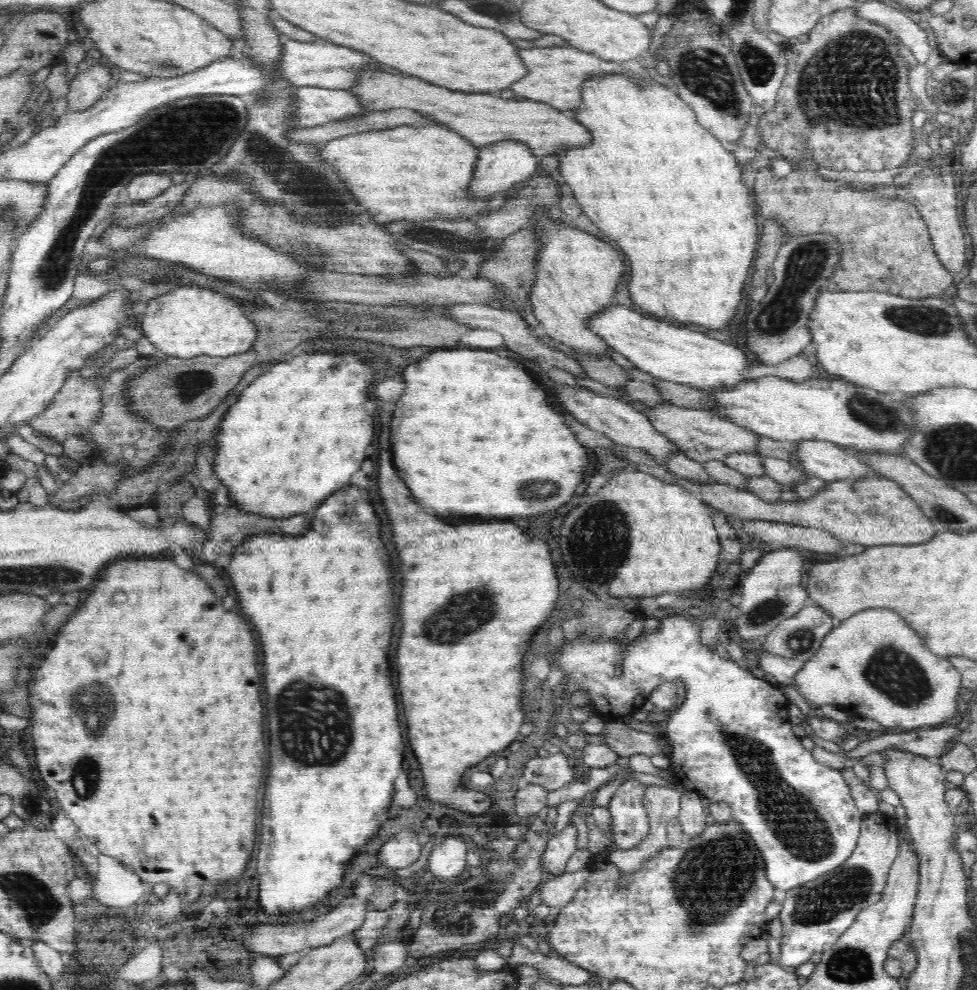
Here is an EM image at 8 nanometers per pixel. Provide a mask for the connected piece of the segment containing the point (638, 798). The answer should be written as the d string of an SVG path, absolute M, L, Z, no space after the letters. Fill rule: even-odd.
M633 778L624 779L607 808L612 813L613 843L622 850L638 846L650 832L648 813L644 809L644 791L648 786Z

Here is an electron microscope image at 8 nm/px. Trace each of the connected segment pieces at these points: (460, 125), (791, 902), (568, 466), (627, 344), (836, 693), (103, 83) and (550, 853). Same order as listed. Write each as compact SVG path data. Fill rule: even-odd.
M385 69L384 72L366 73L359 77L359 82L350 93L357 95L372 111L395 108L409 108L428 117L433 124L446 126L448 129L471 140L480 149L489 143L504 139L516 139L526 143L532 154L540 161L558 150L578 149L590 145L594 140L591 130L556 107L545 102L530 99L504 99L497 94L464 93L448 90L426 82L418 77Z
M881 813L864 816L857 845L844 864L814 881L787 891L778 916L783 928L780 958L770 958L770 963L786 968L810 961L814 952L822 953L835 945L854 924L858 913L883 897L899 841L895 832L884 828L884 820Z
M454 348L448 350L438 350L432 354L422 354L422 359L416 361L416 364L410 364L404 370L404 380L406 380L406 392L402 394L402 398L396 404L394 410L394 420L392 420L392 430L390 430L390 442L392 442L392 454L396 458L396 466L400 470L408 470L412 468L412 474L404 474L404 482L408 482L408 488L412 490L416 502L420 502L420 506L424 506L426 510L432 510L432 514L458 514L458 516L496 516L496 518L506 518L506 516L530 516L530 514L542 514L554 508L560 508L562 504L566 504L578 484L584 480L584 472L588 470L588 452L582 444L578 444L576 436L572 434L572 430L566 426L564 418L560 412L554 412L550 408L550 404L556 404L552 400L549 388L544 384L536 382L534 376L526 370L526 366L522 366L516 360L498 356L490 349L471 349L471 348ZM544 482L552 482L552 486L548 486L548 490L552 490L552 494L532 494L532 490L540 490L540 486L544 486Z
M625 305L611 306L598 315L591 322L591 330L630 360L634 368L648 372L655 378L695 386L704 391L734 389L744 381L758 380L744 375L744 370L752 368L754 362L746 358L736 344L718 342L714 337L708 338L706 332L676 328L666 321L660 322L632 311Z
M864 610L847 618L846 621L837 622L835 627L824 637L818 652L800 668L799 673L795 676L795 682L786 685L791 685L799 692L802 692L802 696L807 702L810 702L815 710L823 704L832 704L832 706L846 711L849 716L866 716L866 718L877 720L886 729L909 731L919 727L925 728L941 724L953 717L956 714L956 704L959 704L958 692L960 692L960 684L961 674L954 668L954 665L950 664L950 660L936 656L931 650L928 650L917 632L908 630L908 626L904 626L904 620L900 616L892 614L892 610Z
M104 62L89 64L86 70L78 72L69 84L69 92L66 94L68 101L67 111L82 111L92 106L110 89L111 67Z
M568 823L561 831L550 837L541 856L542 868L545 869L547 877L554 877L564 872L566 862L578 850L576 838L578 838L578 832L572 823Z

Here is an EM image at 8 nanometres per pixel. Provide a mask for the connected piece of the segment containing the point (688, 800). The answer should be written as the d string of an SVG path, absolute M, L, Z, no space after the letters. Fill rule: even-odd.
M686 791L682 795L681 810L677 820L687 838L698 836L707 828L706 809L701 799L702 797L693 791Z

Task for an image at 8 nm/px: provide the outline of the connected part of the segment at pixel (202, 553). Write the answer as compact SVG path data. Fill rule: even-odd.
M230 501L225 511L220 511L211 518L207 529L205 541L194 556L204 563L224 570L226 558L230 558L232 554L232 546L236 546L236 542L244 541L248 534L256 534L256 530L288 530L288 534L300 534L300 530L308 530L308 518L304 518L304 514L296 514L292 518L264 518L236 509L236 503Z

